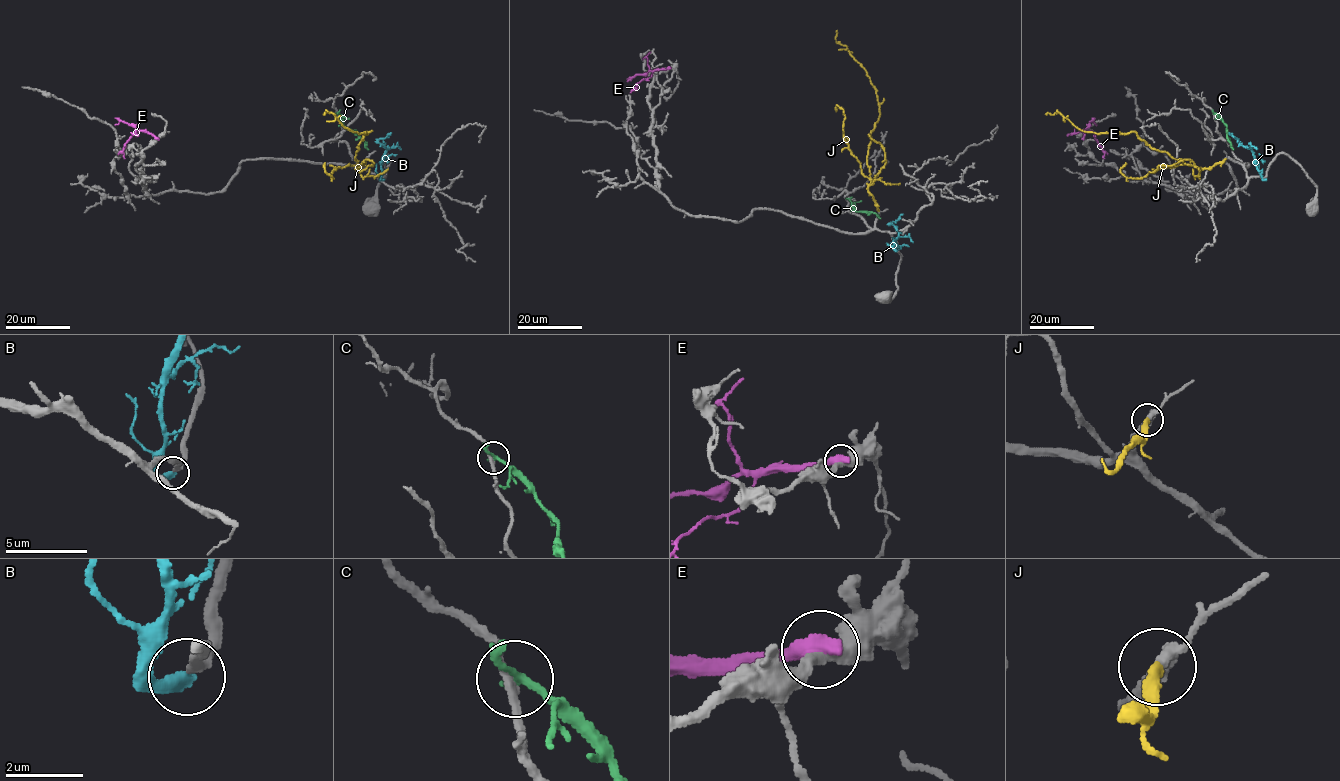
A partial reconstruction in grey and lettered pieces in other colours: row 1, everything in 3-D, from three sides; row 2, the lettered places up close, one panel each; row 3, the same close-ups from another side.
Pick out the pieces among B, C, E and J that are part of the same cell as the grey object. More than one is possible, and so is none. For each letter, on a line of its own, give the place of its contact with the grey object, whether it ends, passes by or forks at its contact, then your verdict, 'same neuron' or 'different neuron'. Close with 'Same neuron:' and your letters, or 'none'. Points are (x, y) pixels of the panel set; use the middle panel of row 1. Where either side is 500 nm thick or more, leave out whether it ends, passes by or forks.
B: meets grey at (895, 250); it ends there; different neuron
C: meets grey at (849, 199); it passes by; different neuron
E: meets grey at (669, 68); different neuron
J: meets grey at (878, 210); it ends there; same neuron
Same neuron: J

